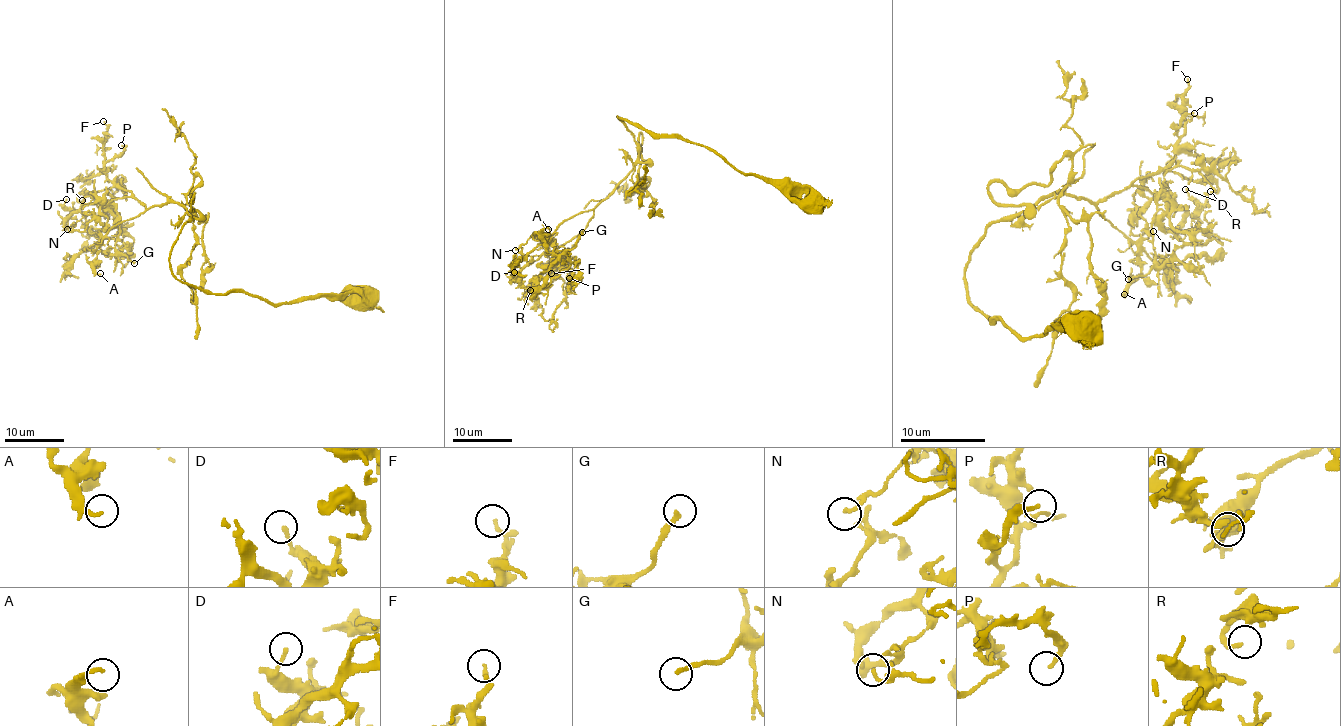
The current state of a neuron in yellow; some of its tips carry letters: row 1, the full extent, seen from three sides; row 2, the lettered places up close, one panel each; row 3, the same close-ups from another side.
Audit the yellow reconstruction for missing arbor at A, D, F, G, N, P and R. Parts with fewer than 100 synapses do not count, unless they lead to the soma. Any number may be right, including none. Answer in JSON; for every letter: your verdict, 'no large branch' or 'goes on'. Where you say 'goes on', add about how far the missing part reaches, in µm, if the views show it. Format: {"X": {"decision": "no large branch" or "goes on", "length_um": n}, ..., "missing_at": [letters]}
{"A": {"decision": "no large branch"}, "D": {"decision": "no large branch"}, "F": {"decision": "no large branch"}, "G": {"decision": "no large branch"}, "N": {"decision": "no large branch"}, "P": {"decision": "no large branch"}, "R": {"decision": "no large branch"}, "missing_at": []}

